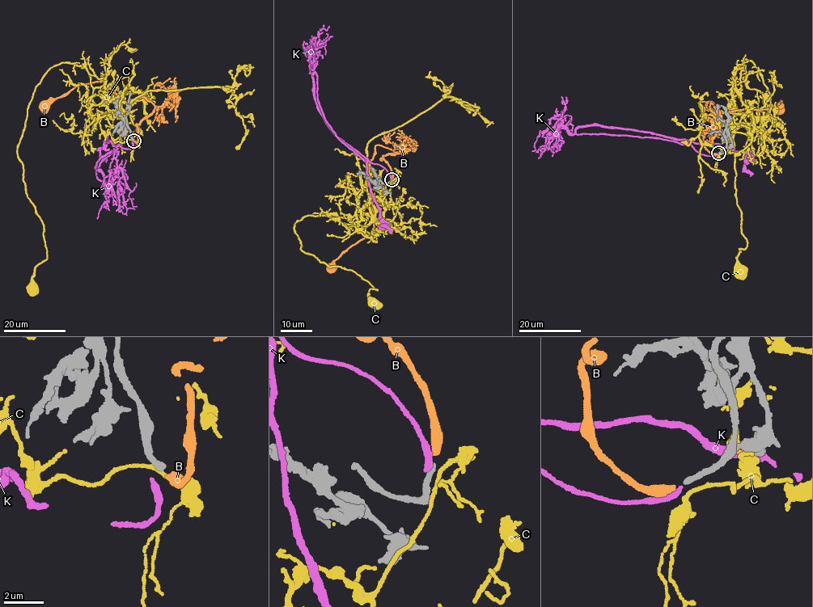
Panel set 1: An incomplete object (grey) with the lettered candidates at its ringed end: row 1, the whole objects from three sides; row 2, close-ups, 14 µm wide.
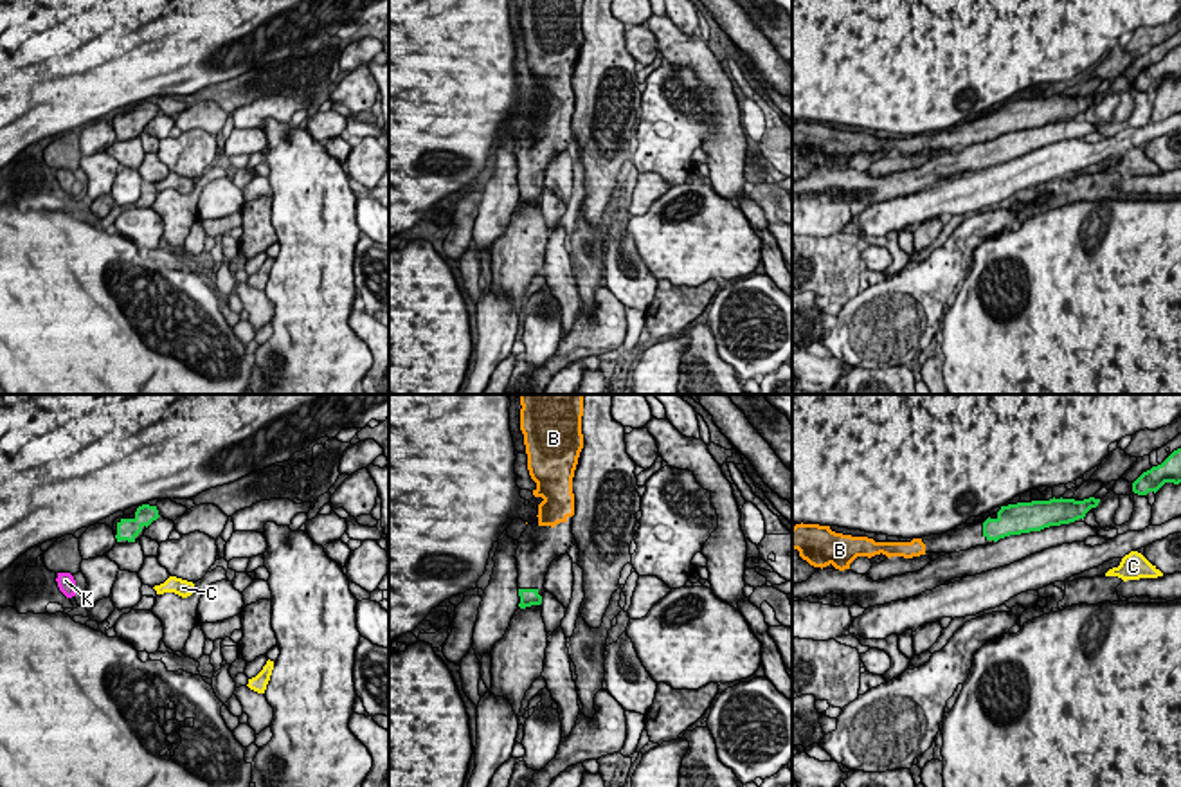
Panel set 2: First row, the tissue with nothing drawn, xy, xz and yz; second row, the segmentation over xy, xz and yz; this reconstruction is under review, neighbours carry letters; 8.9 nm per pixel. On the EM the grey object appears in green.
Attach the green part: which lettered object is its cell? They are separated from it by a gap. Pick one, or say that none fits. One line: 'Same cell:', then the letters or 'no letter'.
Same cell: B

